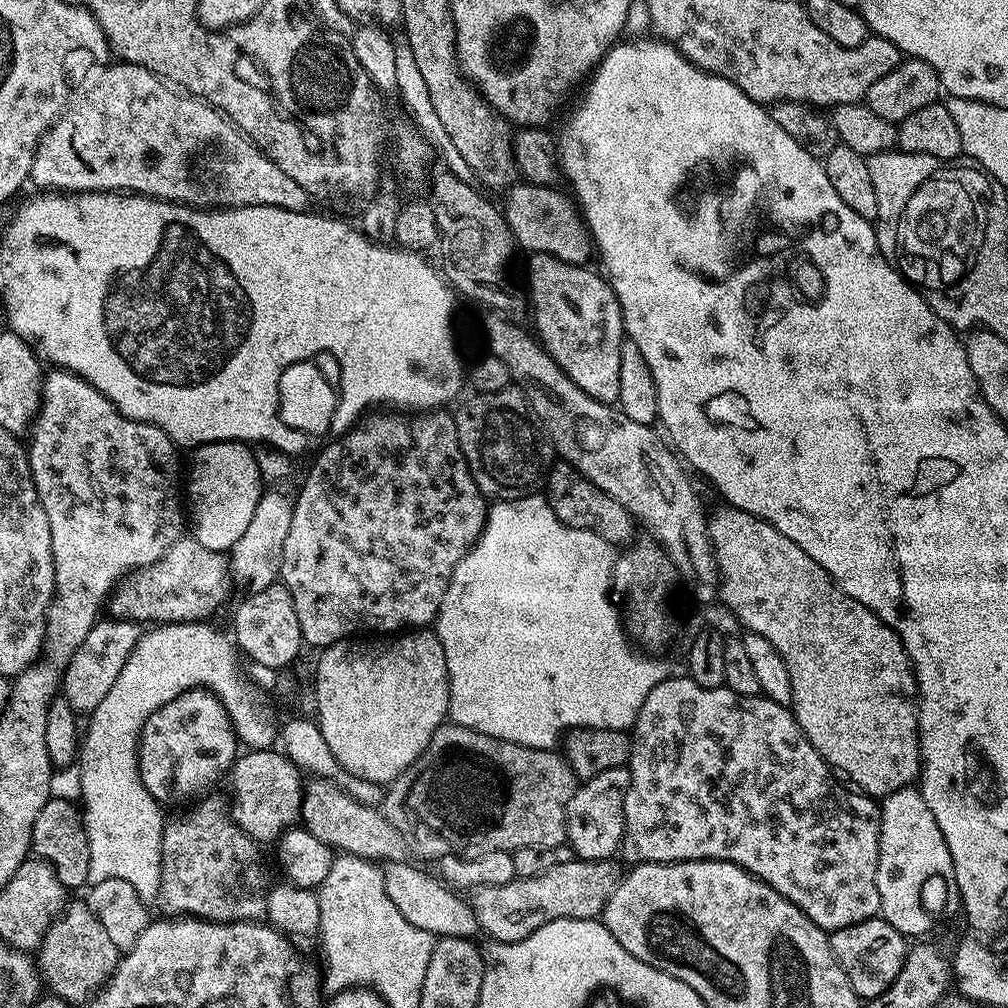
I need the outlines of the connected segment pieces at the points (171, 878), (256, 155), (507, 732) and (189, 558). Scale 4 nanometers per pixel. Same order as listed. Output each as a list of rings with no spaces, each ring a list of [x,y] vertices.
[[[203,800],[196,802],[201,804],[193,803],[189,812],[173,820],[171,817],[164,825],[158,904],[173,917],[195,916],[197,920],[213,920],[219,924],[232,924],[235,920],[259,921],[265,915],[264,898],[270,887],[268,872],[260,857],[261,845],[229,819],[226,804],[220,800]]]
[[[116,62],[113,68],[103,69],[104,77],[88,92],[88,97],[81,104],[73,103],[64,115],[49,128],[48,133],[40,139],[38,150],[34,154],[32,163],[31,183],[37,184],[37,189],[51,190],[56,194],[75,194],[78,192],[119,192],[121,194],[135,194],[137,196],[152,196],[155,200],[172,200],[175,204],[190,204],[193,206],[211,206],[212,208],[241,208],[242,206],[274,206],[282,210],[303,212],[309,207],[310,198],[282,166],[278,166],[264,155],[258,145],[253,144],[219,108],[183,91],[177,90],[171,83],[165,82],[156,73],[137,64]]]
[[[547,495],[523,496],[517,500],[493,503],[488,510],[488,520],[484,524],[483,534],[452,571],[448,589],[442,598],[440,613],[434,621],[436,637],[442,642],[442,654],[446,654],[446,670],[450,686],[448,720],[458,726],[478,730],[482,734],[490,734],[490,738],[514,742],[527,748],[549,750],[555,749],[561,737],[571,732],[573,728],[597,728],[619,732],[631,729],[642,710],[642,702],[646,702],[646,694],[650,694],[650,690],[654,690],[658,682],[669,679],[670,671],[668,672],[666,661],[647,660],[639,652],[641,649],[633,643],[626,631],[621,609],[619,612],[615,602],[608,597],[614,592],[617,555],[617,549],[606,543],[598,534],[563,524],[558,514],[554,514],[554,510],[548,505]]]
[[[181,538],[154,562],[121,578],[106,605],[117,620],[134,620],[144,626],[186,624],[199,621],[230,585],[230,560],[223,552],[206,550],[195,538]]]

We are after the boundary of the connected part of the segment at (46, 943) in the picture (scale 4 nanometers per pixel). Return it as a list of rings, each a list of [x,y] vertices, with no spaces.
[[[83,899],[67,905],[48,927],[38,949],[38,975],[47,991],[61,1000],[83,1002],[101,987],[102,981],[120,961],[122,950],[110,942],[102,922],[86,906]]]

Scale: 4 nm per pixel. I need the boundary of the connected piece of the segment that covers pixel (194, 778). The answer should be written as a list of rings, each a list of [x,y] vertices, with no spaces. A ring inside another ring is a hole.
[[[191,688],[146,718],[138,749],[140,777],[148,793],[161,805],[168,806],[171,800],[191,801],[199,797],[204,794],[199,792],[206,791],[236,763],[238,732],[232,729],[228,716],[231,716],[229,709],[217,693],[206,688]]]

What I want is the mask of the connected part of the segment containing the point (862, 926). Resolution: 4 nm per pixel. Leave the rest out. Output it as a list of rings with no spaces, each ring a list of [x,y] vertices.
[[[882,918],[863,920],[854,926],[846,926],[831,933],[828,941],[838,966],[842,966],[850,986],[864,1002],[883,994],[894,982],[894,978],[898,978],[898,970],[902,970],[909,950],[906,937]]]

